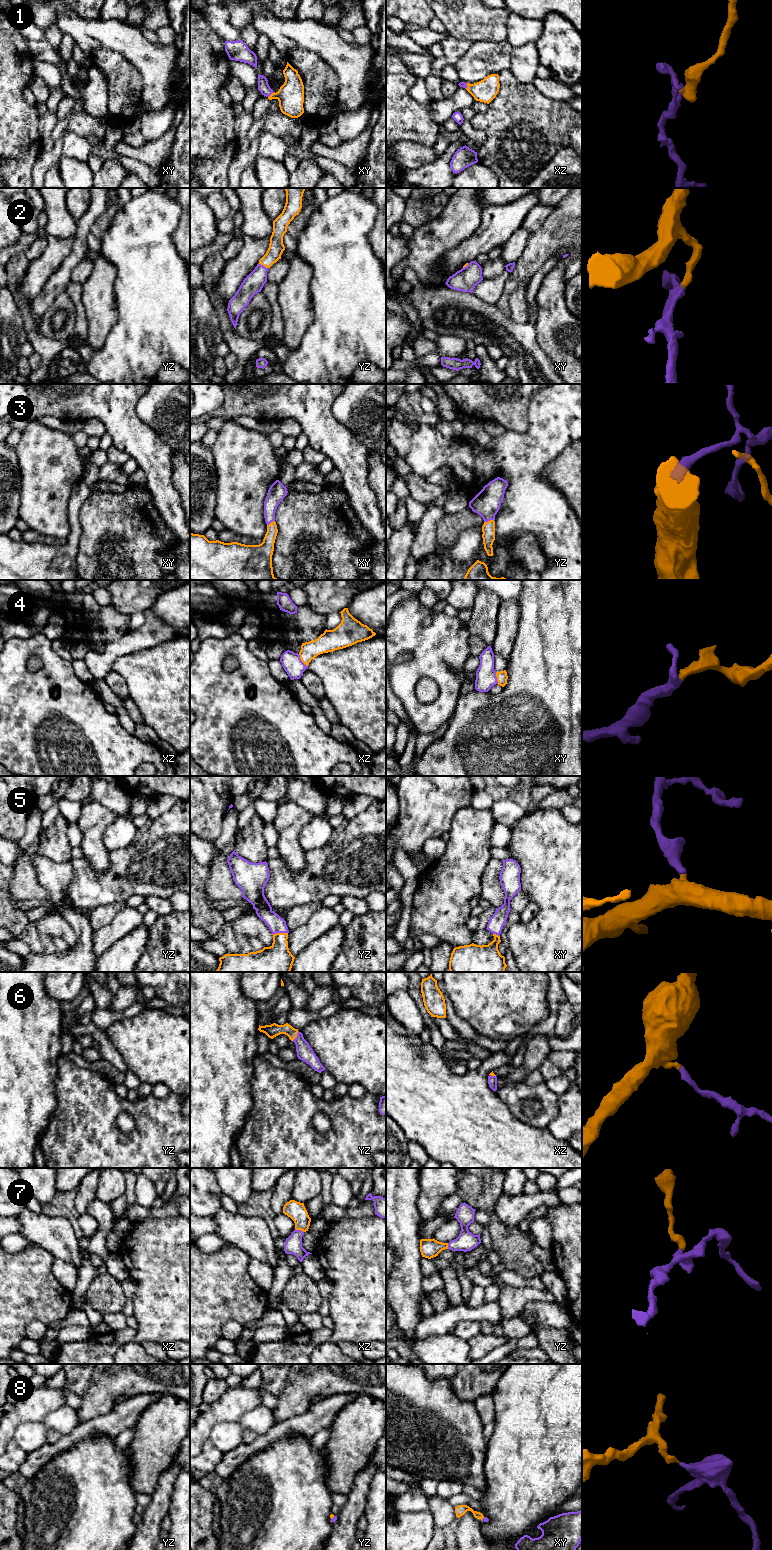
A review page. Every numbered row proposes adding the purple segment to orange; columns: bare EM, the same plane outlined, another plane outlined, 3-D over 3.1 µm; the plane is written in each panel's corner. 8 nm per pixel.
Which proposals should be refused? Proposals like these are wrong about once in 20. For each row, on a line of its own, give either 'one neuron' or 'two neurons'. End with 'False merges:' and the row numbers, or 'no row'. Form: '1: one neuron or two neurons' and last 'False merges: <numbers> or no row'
1: one neuron
2: one neuron
3: one neuron
4: one neuron
5: one neuron
6: one neuron
7: one neuron
8: one neuron
False merges: no row

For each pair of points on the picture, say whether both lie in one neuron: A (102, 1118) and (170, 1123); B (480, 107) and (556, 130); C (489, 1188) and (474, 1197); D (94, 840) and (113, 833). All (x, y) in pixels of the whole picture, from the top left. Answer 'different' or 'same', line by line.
A: same
B: different
C: same
D: different

